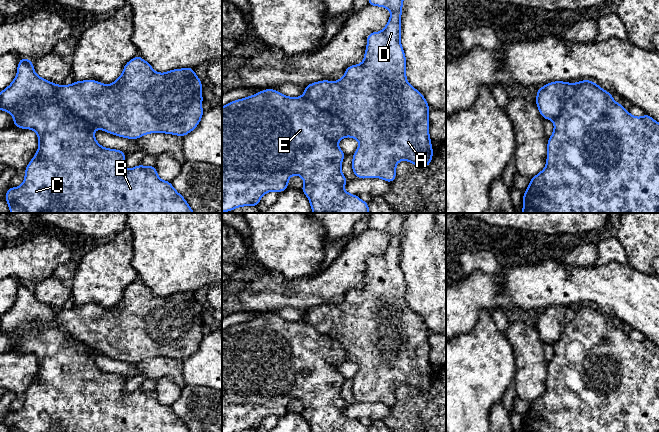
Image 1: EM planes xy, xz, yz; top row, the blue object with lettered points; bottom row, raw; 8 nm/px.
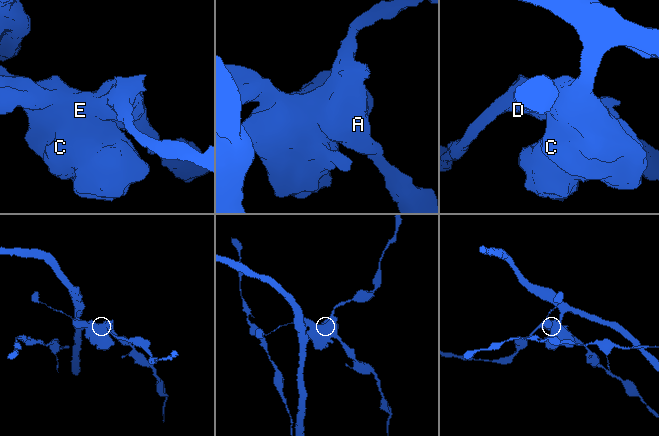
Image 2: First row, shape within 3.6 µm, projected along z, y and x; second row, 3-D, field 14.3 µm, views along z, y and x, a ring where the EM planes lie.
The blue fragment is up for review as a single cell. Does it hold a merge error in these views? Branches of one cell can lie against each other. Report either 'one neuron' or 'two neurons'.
two neurons

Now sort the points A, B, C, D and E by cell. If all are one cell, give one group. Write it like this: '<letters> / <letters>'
A D / B C E

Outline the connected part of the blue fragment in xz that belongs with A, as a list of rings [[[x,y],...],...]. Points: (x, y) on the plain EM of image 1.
[[[372,213],[368,220],[368,229],[387,232],[391,236],[388,247],[380,256],[367,259],[367,271],[361,288],[348,290],[344,300],[338,305],[322,304],[305,310],[303,320],[319,333],[338,341],[347,352],[346,361],[359,365],[359,371],[353,378],[352,394],[357,402],[381,402],[388,407],[395,405],[396,389],[405,384],[418,392],[427,391],[433,381],[433,372],[429,360],[429,329],[424,320],[410,309],[406,302],[406,281],[401,269],[401,236],[406,213]]]

